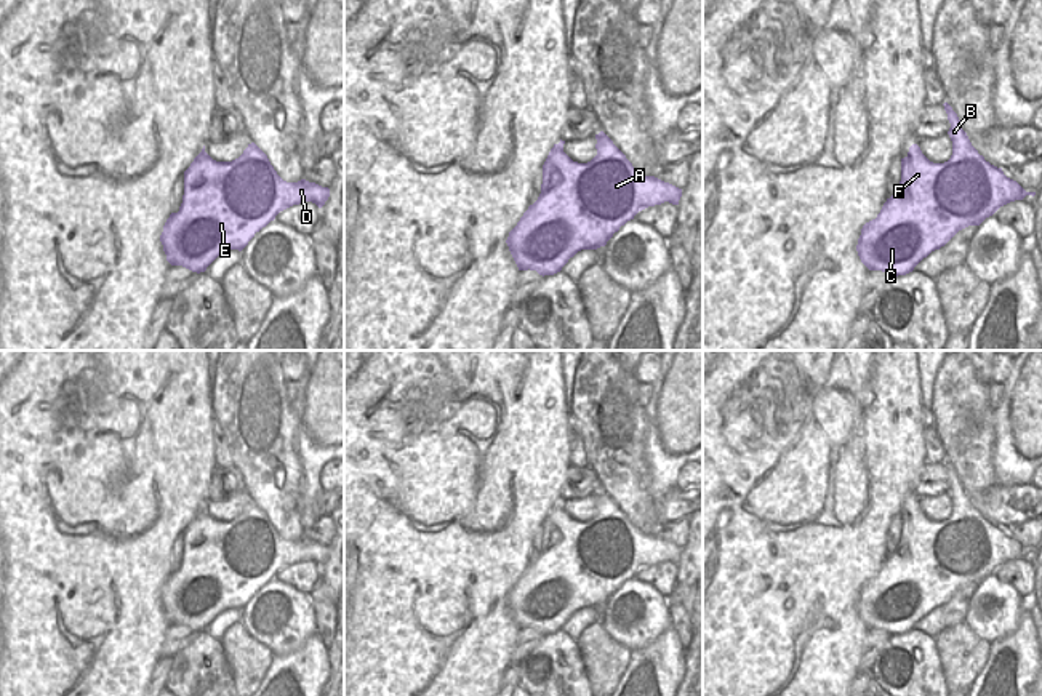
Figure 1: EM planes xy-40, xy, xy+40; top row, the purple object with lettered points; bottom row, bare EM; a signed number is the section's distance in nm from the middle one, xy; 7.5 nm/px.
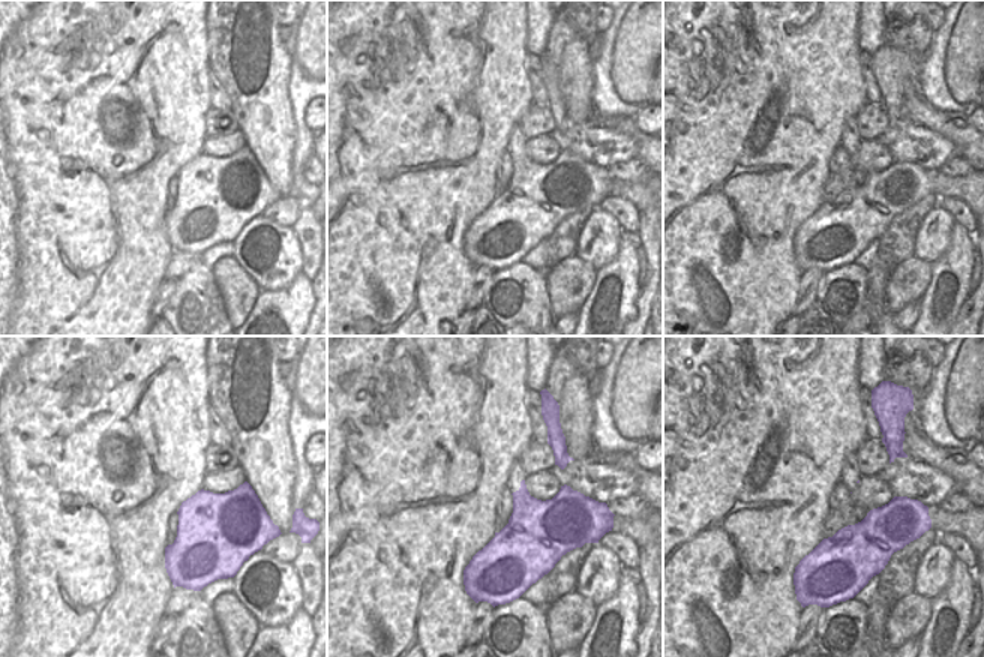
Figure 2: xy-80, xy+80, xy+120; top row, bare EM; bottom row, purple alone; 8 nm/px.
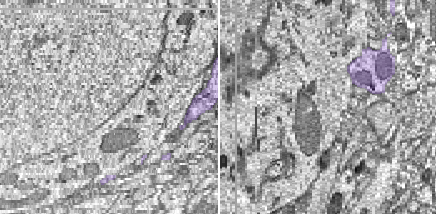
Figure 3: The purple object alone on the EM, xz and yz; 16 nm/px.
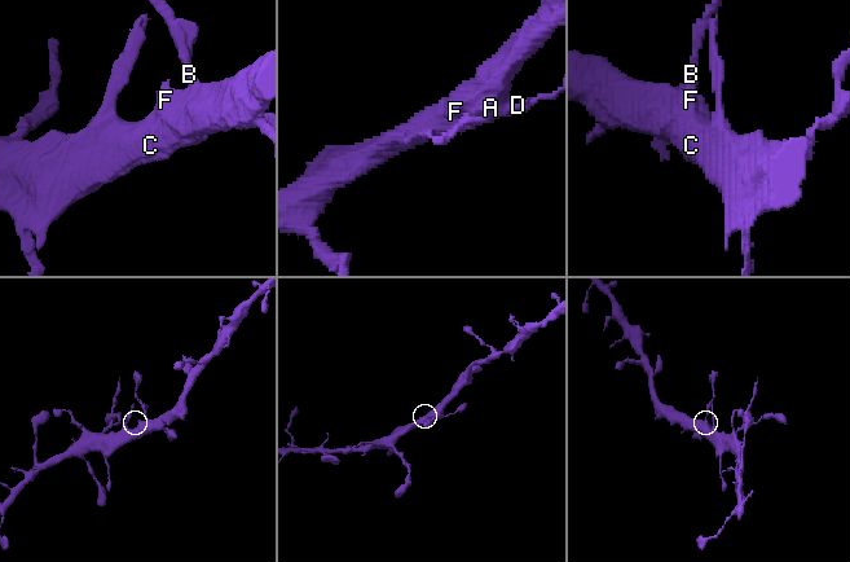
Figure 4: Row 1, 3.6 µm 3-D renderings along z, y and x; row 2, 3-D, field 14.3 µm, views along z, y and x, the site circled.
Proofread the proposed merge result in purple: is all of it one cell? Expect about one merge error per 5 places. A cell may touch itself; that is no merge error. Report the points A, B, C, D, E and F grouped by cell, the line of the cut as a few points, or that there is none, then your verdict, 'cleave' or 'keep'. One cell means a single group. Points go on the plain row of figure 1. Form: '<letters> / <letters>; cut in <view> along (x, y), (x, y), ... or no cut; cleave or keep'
A B C D E F; no cut; keep

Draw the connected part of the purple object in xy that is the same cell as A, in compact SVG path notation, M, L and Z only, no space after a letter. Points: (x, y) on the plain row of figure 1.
M603 490L595 493L595 498L597 514L587 522L573 520L563 510L562 498L551 507L543 523L541 552L506 598L519 629L554 634L578 610L605 605L639 570L664 560L679 563L682 547L642 533Z

